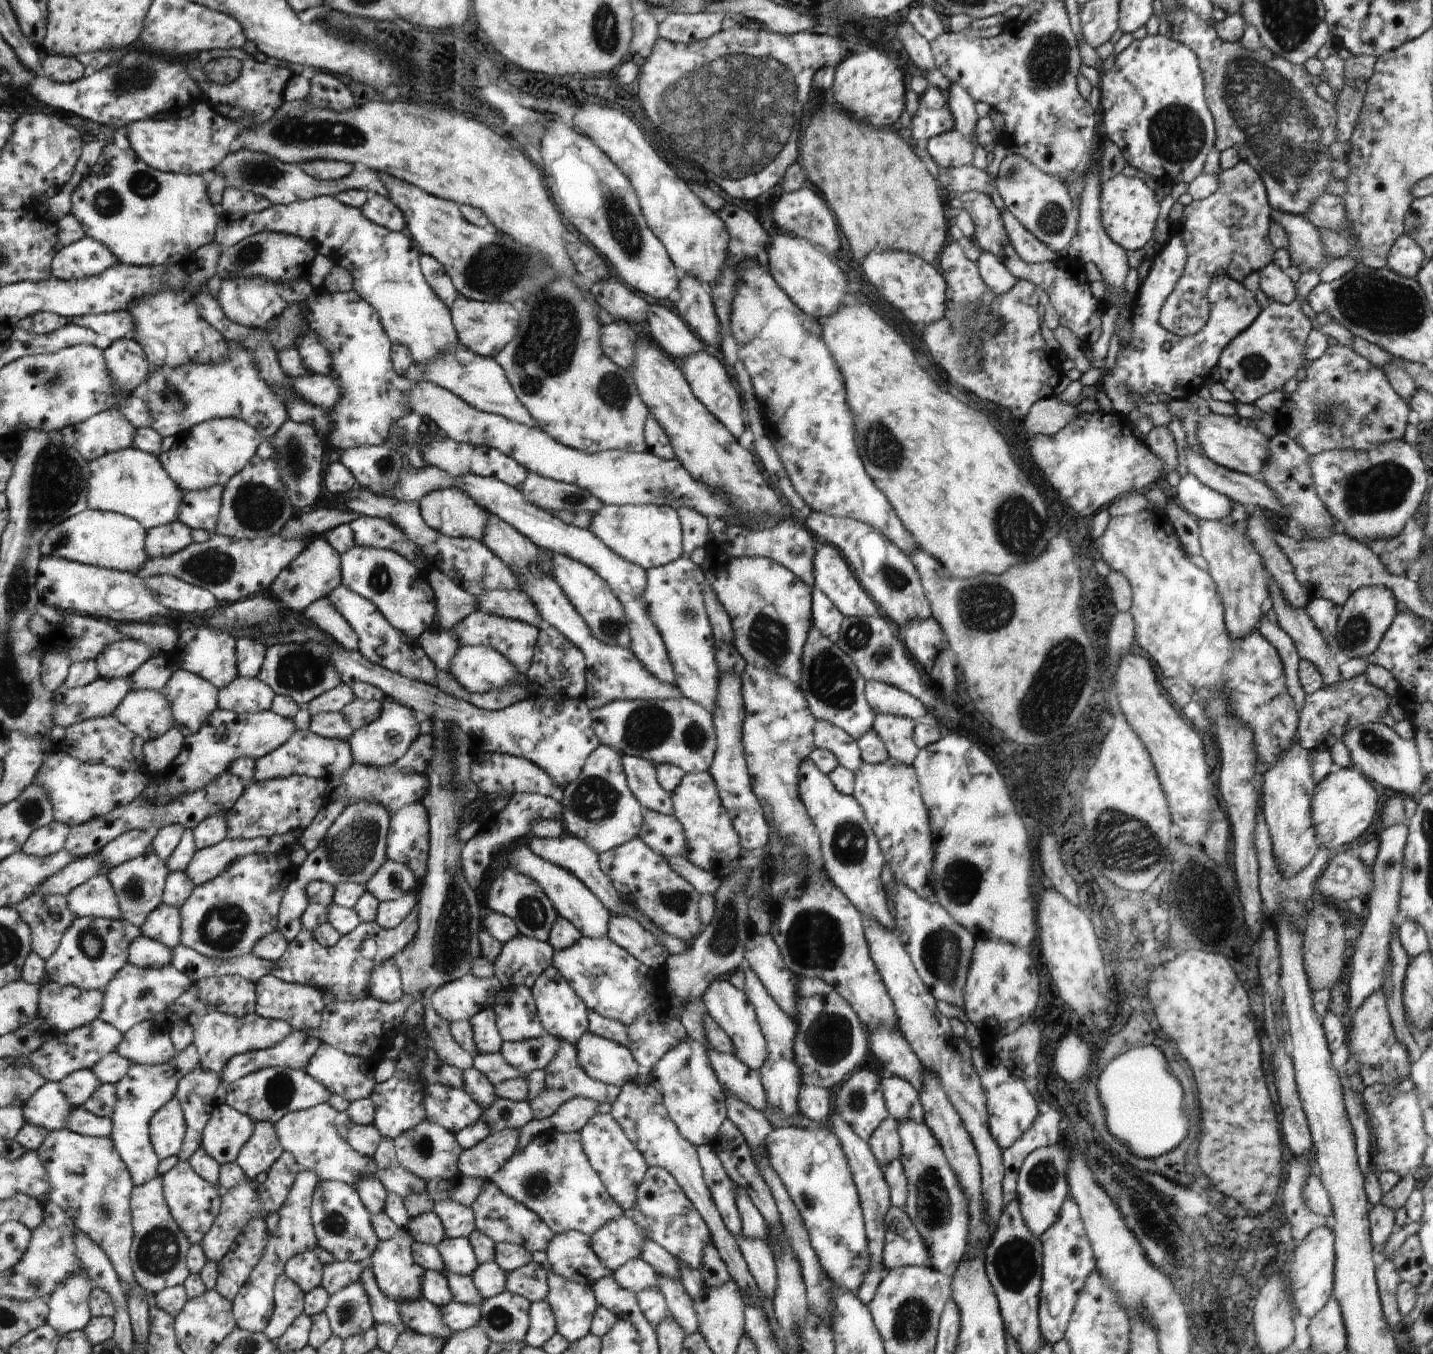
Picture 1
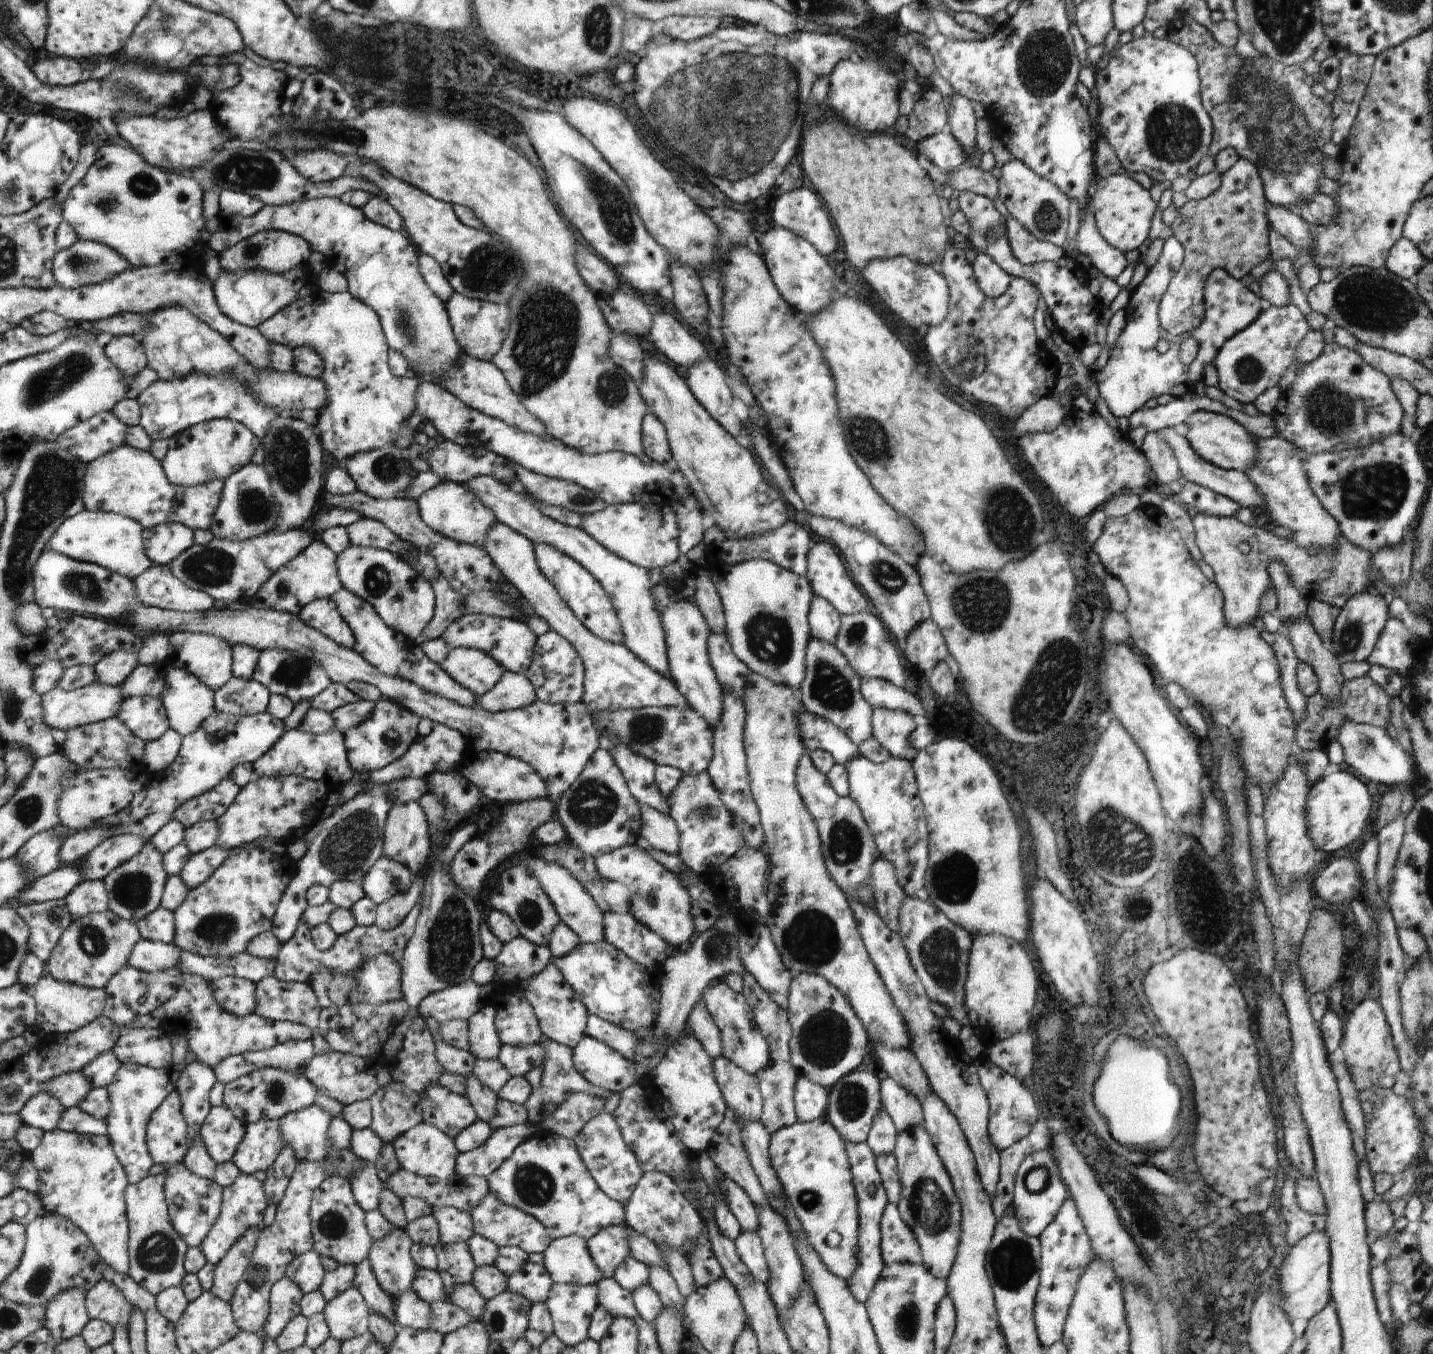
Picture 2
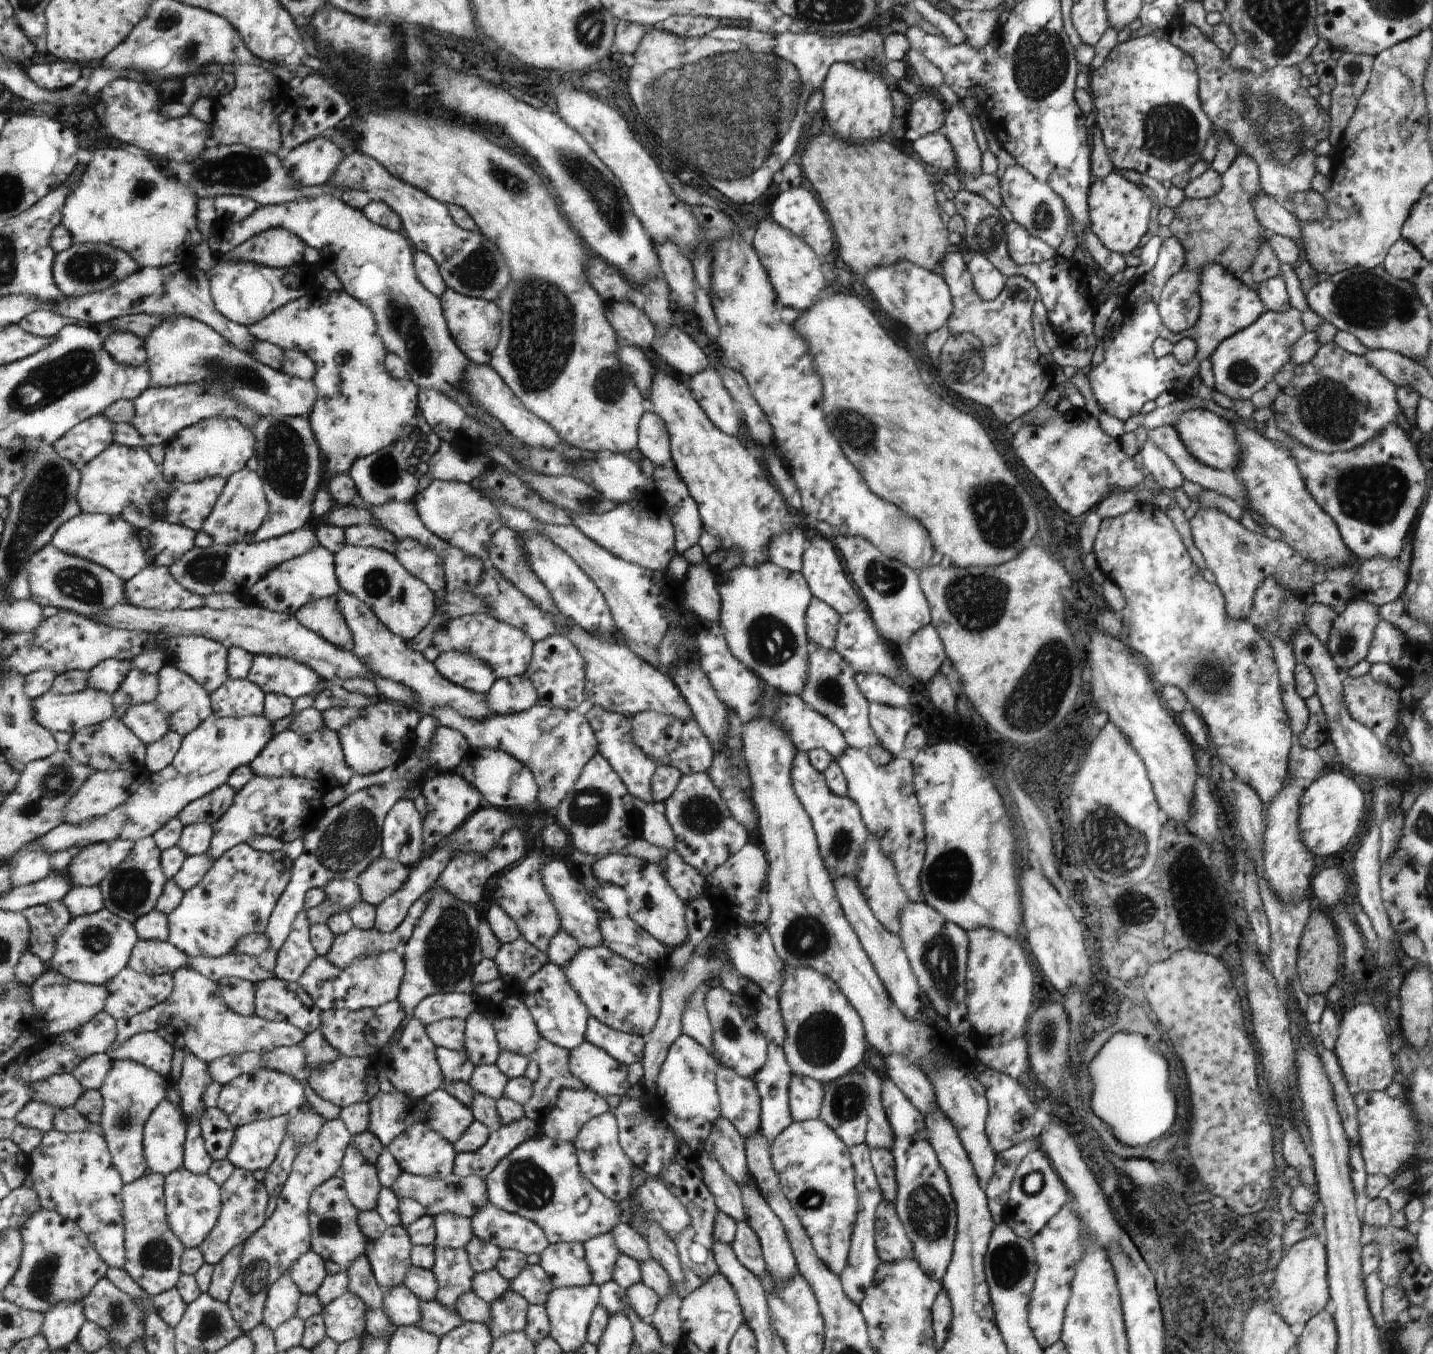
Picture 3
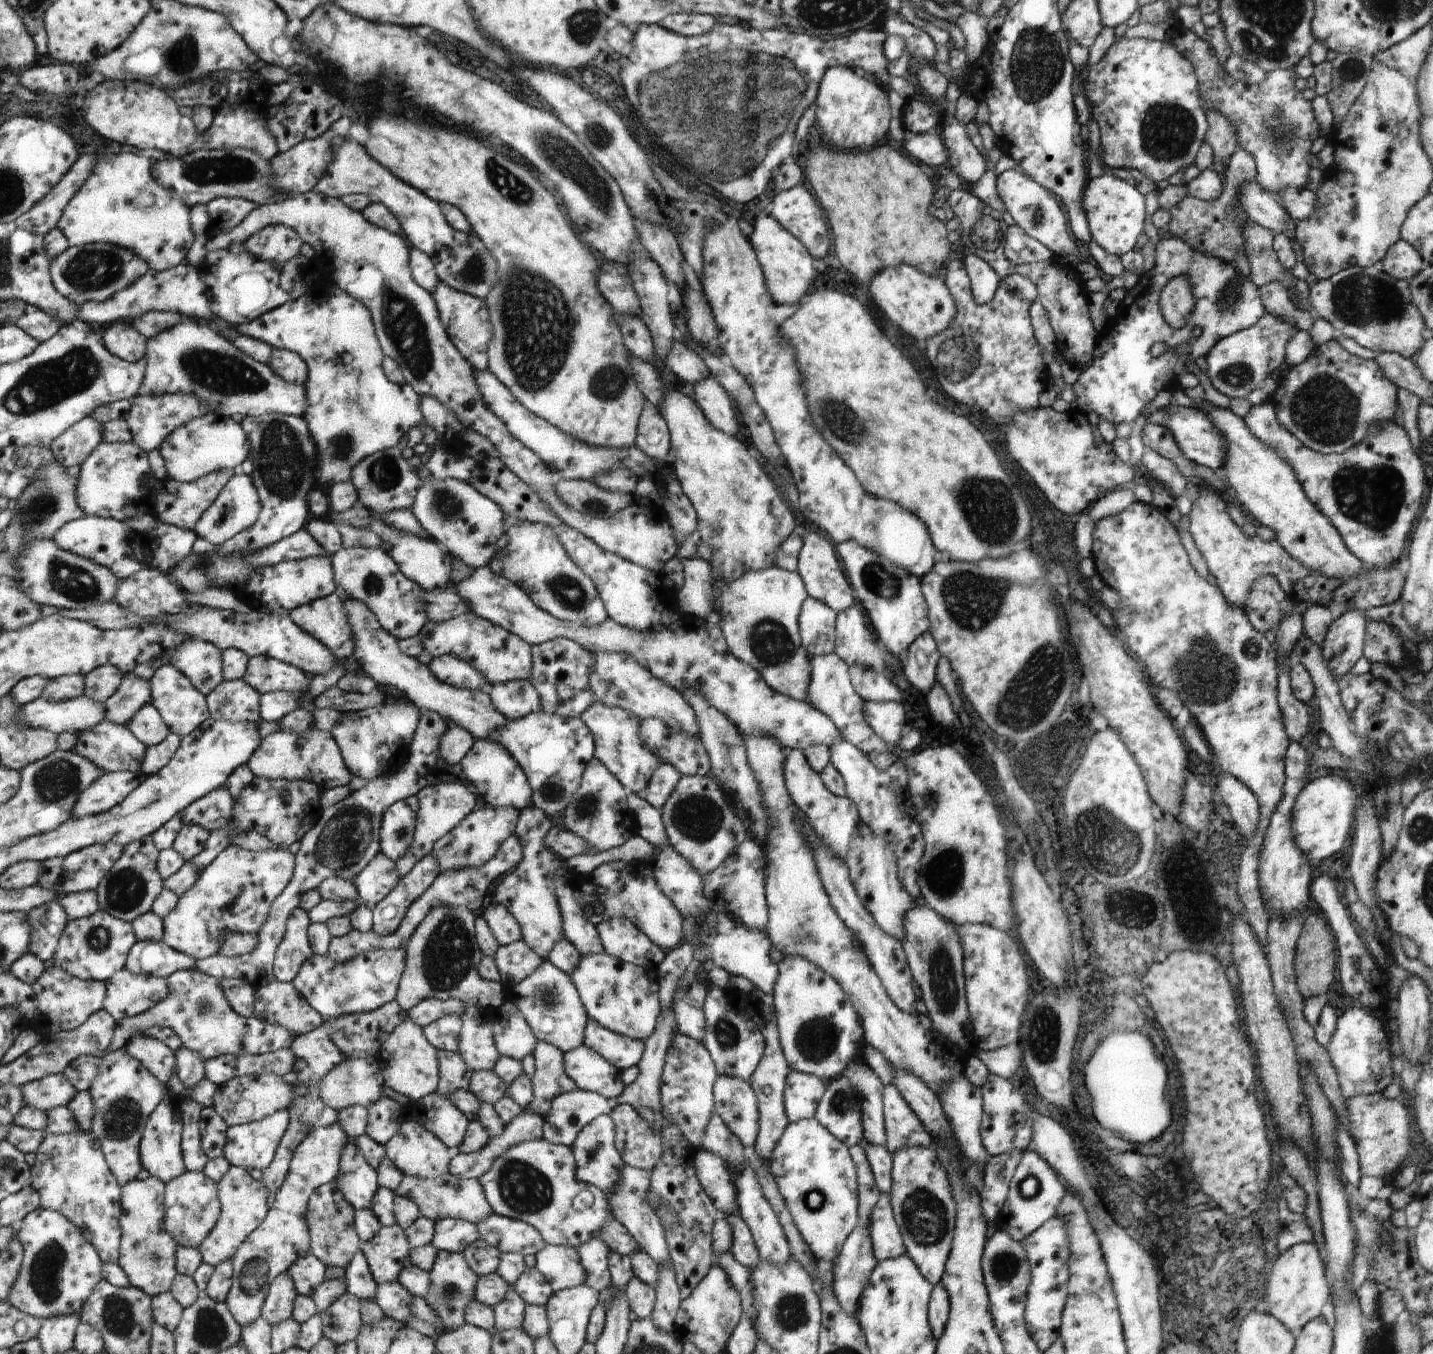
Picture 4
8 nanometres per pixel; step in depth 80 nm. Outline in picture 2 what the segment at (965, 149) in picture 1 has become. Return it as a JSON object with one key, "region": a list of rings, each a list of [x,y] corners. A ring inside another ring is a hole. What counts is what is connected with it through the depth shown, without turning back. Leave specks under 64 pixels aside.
{"region":[[[948,129],[921,140],[916,148],[926,156],[928,166],[936,165],[945,174],[950,174],[950,170],[959,168],[967,160],[964,148]]]}

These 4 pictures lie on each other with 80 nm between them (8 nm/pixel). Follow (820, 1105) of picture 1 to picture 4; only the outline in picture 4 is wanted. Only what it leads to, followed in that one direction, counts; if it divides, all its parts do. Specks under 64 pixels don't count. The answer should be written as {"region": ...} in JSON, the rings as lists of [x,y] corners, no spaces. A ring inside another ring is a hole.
{"region":[[[790,1070],[783,1090],[784,1108],[789,1122],[811,1119],[826,1087],[826,1082],[819,1076]]]}

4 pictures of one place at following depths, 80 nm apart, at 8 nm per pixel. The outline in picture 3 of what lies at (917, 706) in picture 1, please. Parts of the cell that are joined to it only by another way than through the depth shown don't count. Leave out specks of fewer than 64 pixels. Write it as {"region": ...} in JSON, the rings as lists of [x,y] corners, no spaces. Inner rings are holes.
{"region":[[[856,673],[854,675],[860,692],[869,703],[890,705],[895,707],[908,708],[914,710],[910,704],[910,696],[896,686],[892,679],[884,678],[878,673]]]}

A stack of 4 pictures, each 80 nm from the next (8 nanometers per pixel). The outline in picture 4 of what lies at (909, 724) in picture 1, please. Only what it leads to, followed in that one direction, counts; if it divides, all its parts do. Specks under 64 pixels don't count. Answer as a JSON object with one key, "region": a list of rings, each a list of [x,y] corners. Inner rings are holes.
{"region":[[[865,701],[863,712],[870,728],[885,740],[888,751],[895,753],[900,744],[900,730],[904,726],[902,703]]]}

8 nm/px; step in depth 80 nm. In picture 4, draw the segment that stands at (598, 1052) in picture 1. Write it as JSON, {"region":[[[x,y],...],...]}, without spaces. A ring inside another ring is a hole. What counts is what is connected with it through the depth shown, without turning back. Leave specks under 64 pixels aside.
{"region":[[[584,1044],[566,1051],[563,1063],[565,1073],[578,1089],[598,1093],[607,1099],[616,1098],[624,1090],[623,1071]]]}

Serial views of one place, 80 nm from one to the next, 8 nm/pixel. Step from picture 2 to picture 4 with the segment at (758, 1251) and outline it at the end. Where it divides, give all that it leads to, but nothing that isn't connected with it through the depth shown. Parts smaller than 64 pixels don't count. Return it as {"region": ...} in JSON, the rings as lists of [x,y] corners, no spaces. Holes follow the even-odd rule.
{"region":[[[739,1214],[726,1215],[726,1219],[733,1228],[732,1256],[747,1269],[753,1269],[760,1258],[748,1225]]]}

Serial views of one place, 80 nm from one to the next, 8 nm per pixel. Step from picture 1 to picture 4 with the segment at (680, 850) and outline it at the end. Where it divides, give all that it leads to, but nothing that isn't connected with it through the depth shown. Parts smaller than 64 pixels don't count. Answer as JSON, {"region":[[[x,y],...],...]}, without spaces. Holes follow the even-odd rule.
{"region":[[[628,792],[627,803],[639,824],[638,835],[655,847],[668,843],[661,809],[650,806],[650,803],[642,795],[632,792]]]}

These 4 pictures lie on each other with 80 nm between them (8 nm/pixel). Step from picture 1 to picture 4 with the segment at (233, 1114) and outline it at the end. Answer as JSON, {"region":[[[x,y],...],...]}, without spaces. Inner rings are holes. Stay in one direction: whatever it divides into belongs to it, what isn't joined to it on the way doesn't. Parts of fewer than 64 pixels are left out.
{"region":[[[203,1107],[199,1120],[199,1131],[201,1132],[202,1150],[209,1159],[223,1155],[228,1127],[212,1107]]]}

